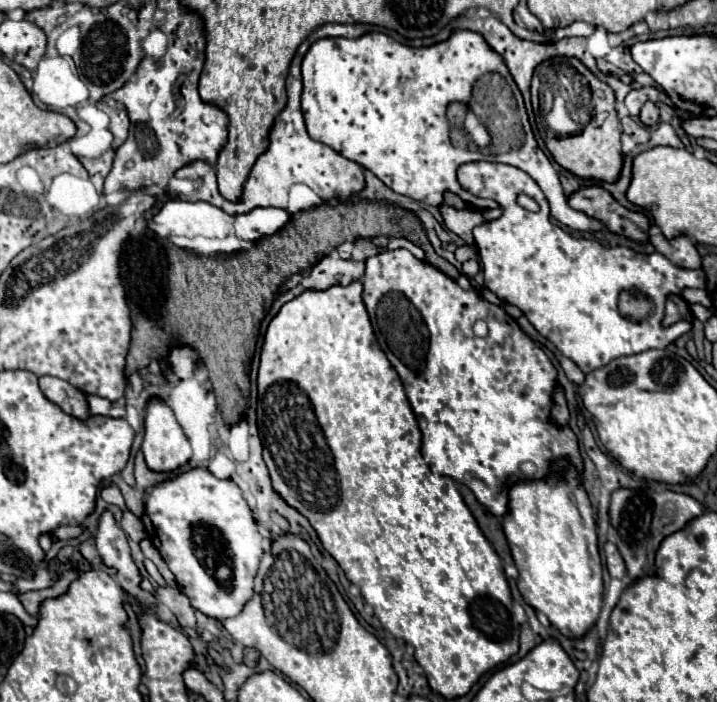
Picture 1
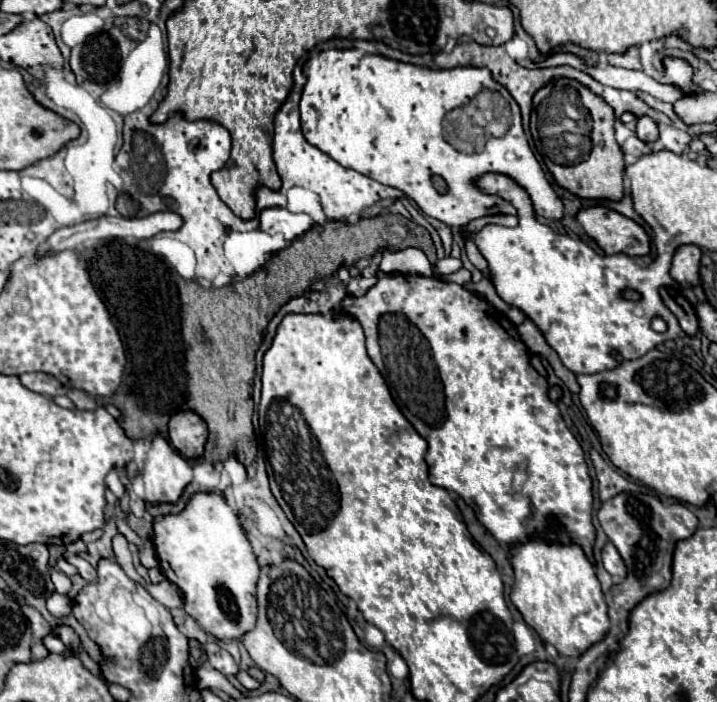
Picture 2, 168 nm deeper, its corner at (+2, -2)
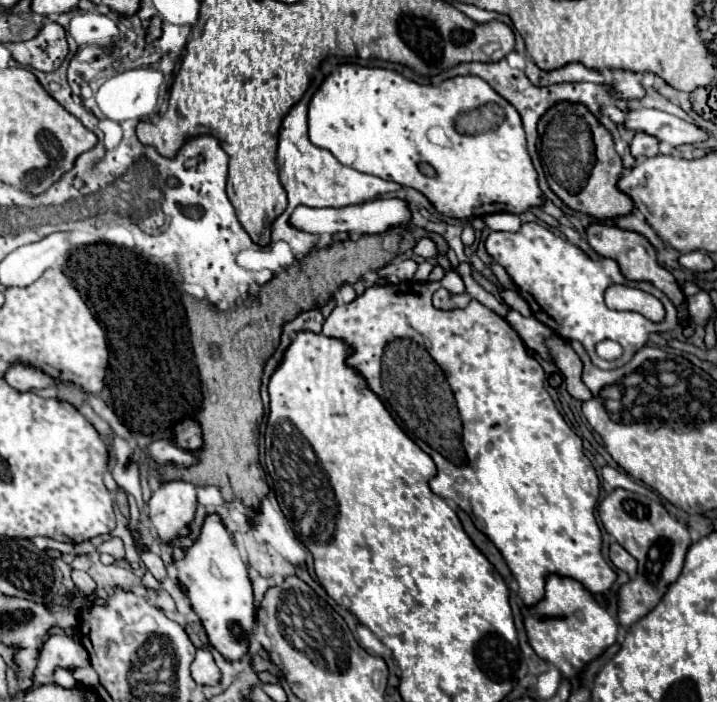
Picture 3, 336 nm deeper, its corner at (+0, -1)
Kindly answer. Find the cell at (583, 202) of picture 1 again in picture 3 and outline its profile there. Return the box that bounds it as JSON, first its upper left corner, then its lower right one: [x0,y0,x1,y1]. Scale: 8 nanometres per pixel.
[587,223,685,307]

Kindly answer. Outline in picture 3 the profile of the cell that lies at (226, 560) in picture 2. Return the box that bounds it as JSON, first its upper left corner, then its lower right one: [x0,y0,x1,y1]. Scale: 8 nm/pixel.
[173,515,255,661]

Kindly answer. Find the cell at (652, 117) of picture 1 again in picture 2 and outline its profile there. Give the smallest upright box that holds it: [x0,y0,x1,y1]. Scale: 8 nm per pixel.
[637,116,657,142]

